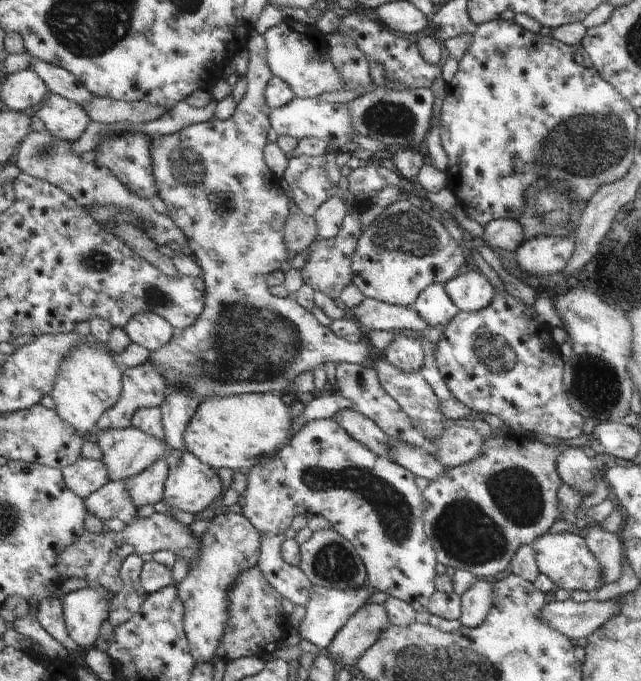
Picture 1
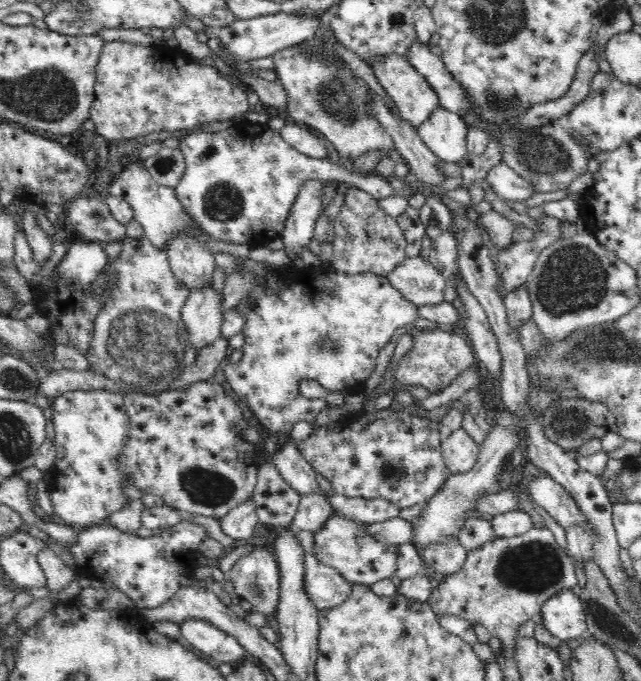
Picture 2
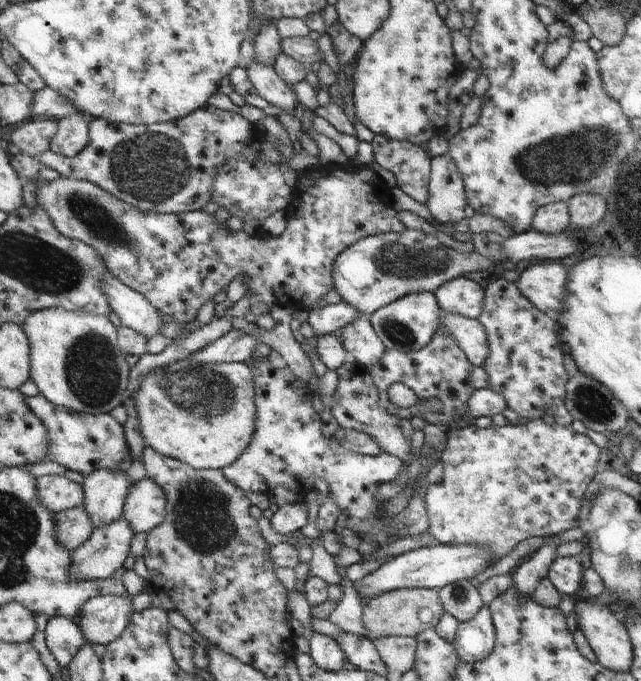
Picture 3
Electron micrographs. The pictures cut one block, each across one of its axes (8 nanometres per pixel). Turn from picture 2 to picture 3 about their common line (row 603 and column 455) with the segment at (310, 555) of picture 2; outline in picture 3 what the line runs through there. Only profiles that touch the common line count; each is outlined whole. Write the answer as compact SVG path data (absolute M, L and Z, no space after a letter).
M441 312L439 330L449 332L459 342L459 346L465 350L465 354L469 356L469 362L473 362L473 366L483 366L483 362L489 354L489 342L487 342L485 328L479 320L471 320L463 314Z

